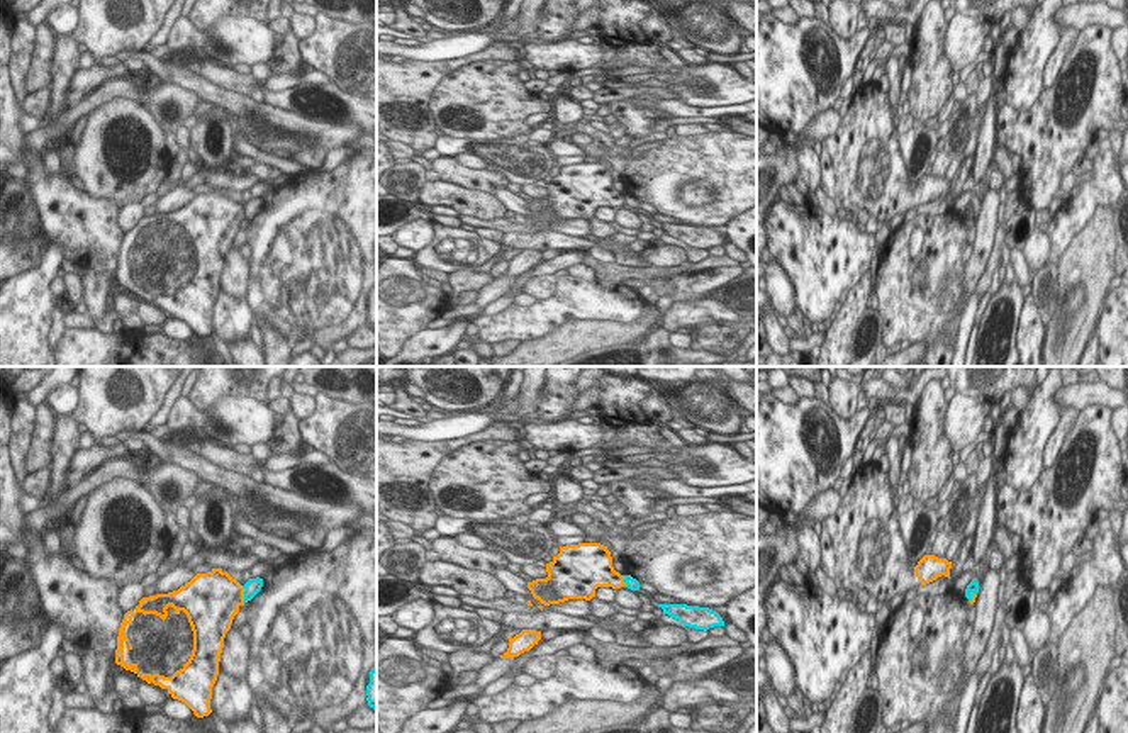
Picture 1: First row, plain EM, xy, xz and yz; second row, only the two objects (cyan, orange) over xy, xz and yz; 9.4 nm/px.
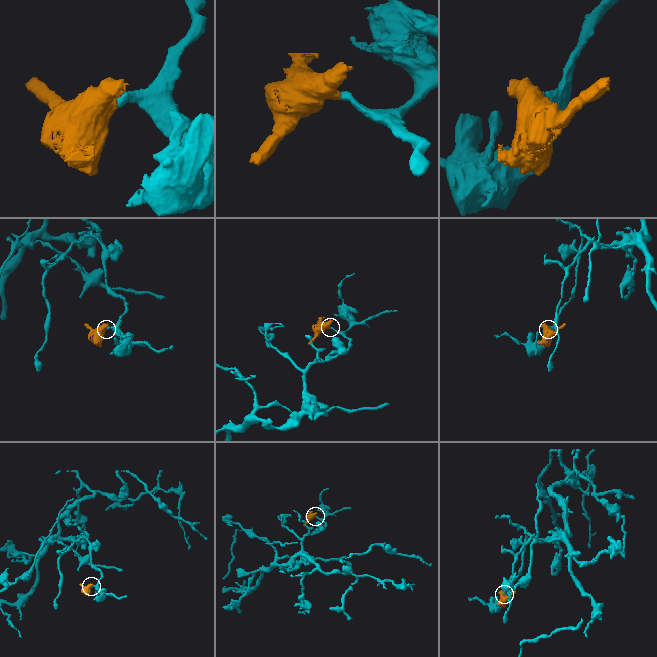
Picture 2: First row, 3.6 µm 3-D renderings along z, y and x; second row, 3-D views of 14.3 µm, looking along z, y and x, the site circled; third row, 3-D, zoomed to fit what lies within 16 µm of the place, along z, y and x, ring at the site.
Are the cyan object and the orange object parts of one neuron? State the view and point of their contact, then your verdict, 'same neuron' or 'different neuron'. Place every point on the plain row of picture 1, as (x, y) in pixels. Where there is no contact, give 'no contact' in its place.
xy (245, 214) | different neuron

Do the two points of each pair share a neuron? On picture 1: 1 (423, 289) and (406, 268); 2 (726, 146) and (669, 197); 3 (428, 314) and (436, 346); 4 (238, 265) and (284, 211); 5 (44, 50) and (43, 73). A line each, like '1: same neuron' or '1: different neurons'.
1: same neuron
2: same neuron
3: different neurons
4: different neurons
5: same neuron

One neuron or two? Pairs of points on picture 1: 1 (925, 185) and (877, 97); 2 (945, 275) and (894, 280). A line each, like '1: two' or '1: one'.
1: one
2: one

